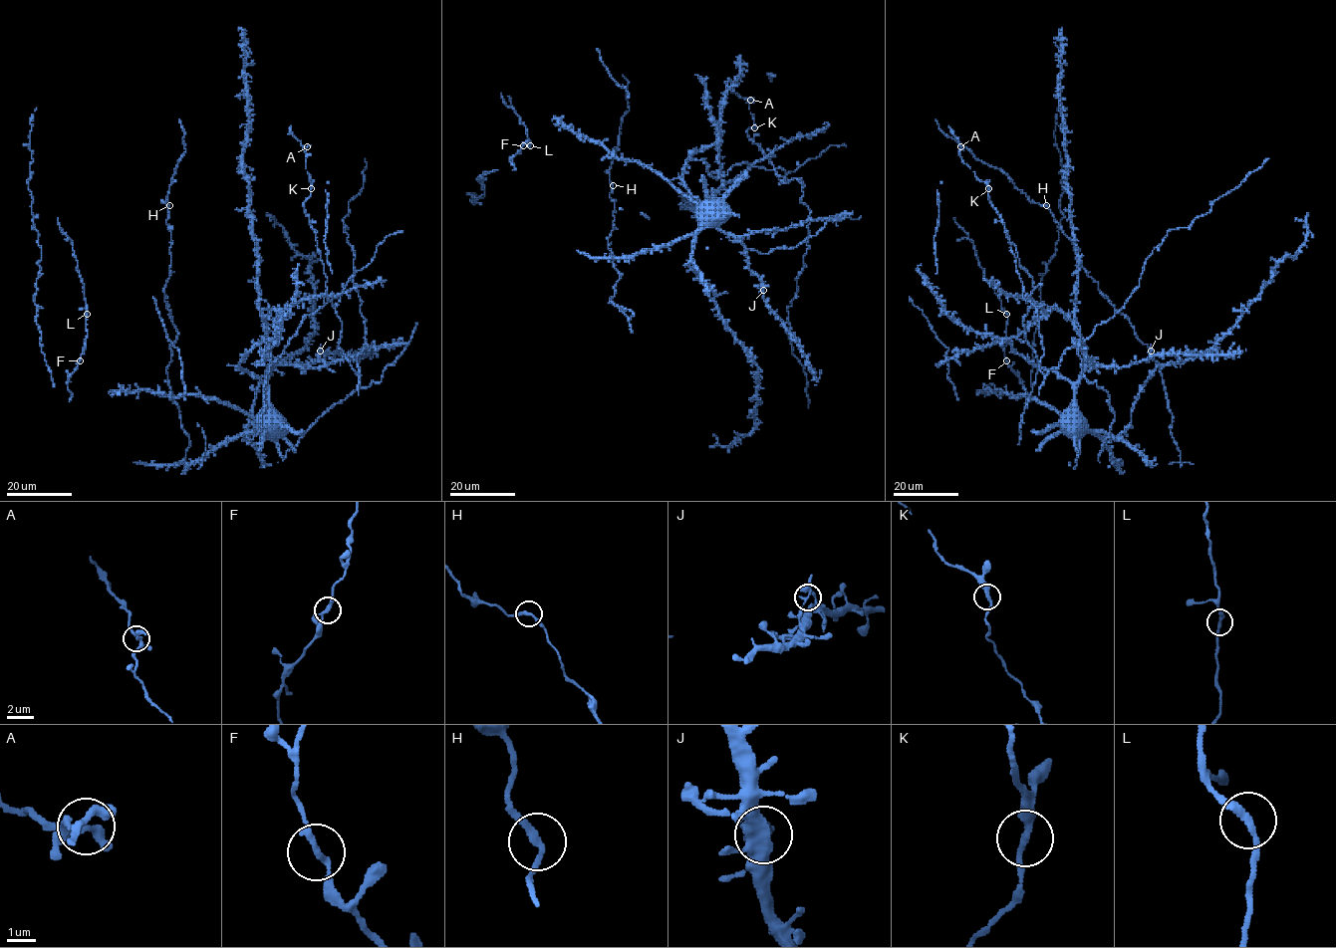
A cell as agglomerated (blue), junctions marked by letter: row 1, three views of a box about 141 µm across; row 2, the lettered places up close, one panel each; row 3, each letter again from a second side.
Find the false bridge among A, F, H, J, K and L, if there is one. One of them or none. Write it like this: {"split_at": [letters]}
{"split_at": []}

